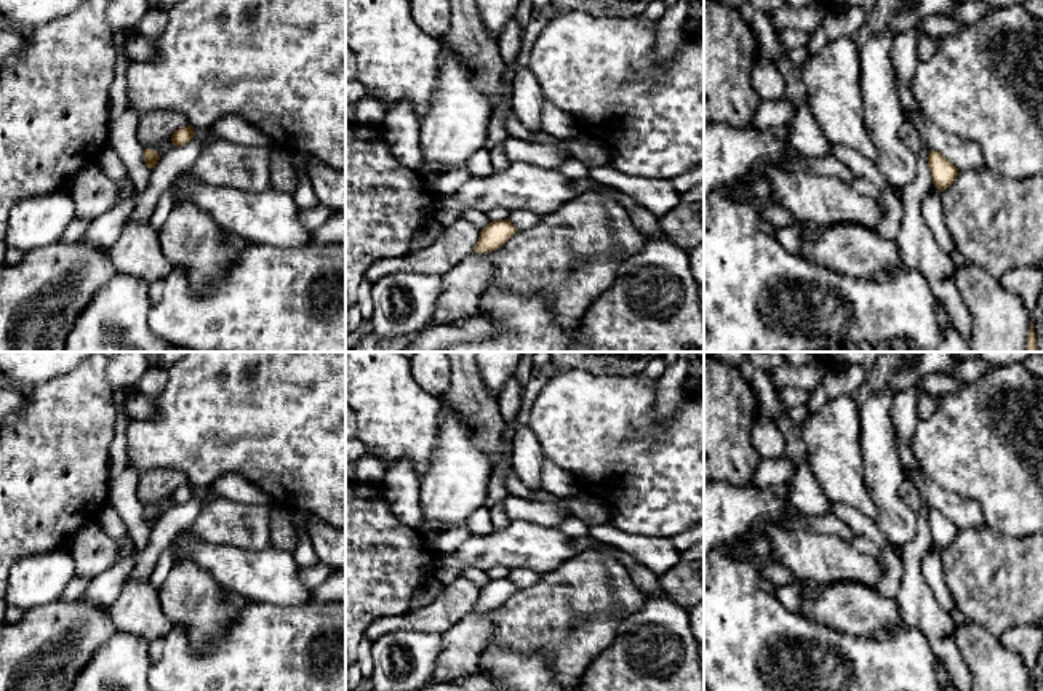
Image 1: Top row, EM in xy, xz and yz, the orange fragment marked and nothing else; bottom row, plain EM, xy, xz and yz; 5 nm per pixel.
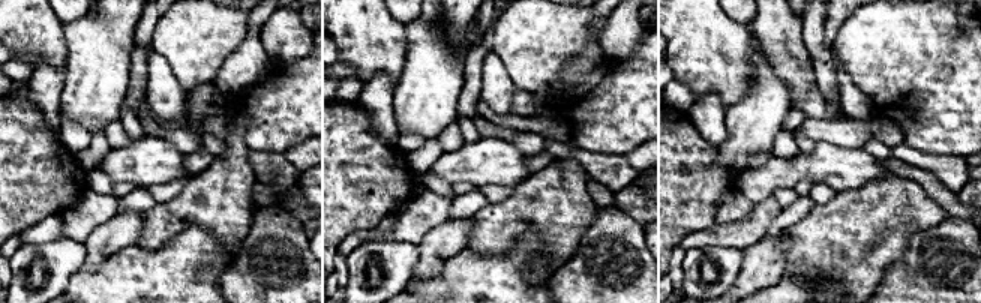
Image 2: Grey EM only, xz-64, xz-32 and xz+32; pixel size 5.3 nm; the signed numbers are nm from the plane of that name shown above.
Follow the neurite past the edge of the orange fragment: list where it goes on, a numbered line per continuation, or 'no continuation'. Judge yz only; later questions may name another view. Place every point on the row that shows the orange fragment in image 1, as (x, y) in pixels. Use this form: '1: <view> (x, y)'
no continuation

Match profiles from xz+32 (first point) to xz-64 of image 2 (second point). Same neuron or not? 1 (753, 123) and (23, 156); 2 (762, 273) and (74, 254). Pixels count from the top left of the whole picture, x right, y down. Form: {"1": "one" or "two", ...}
{"1": "two", "2": "two"}

